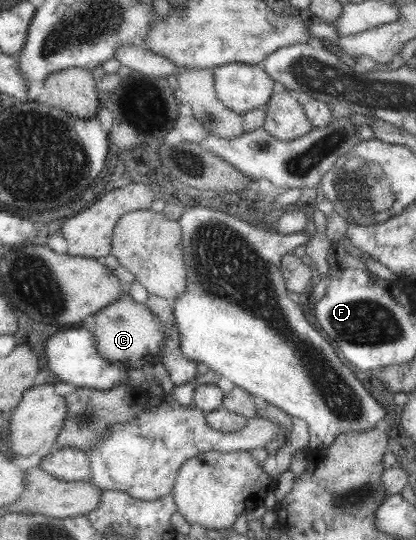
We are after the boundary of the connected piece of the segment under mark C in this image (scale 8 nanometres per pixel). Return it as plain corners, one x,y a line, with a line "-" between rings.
121,292
119,298
94,313
95,351
107,361
124,363
130,369
141,368
145,363
154,363
154,355
159,351
164,339
161,320
153,315
145,304
135,302
128,292

